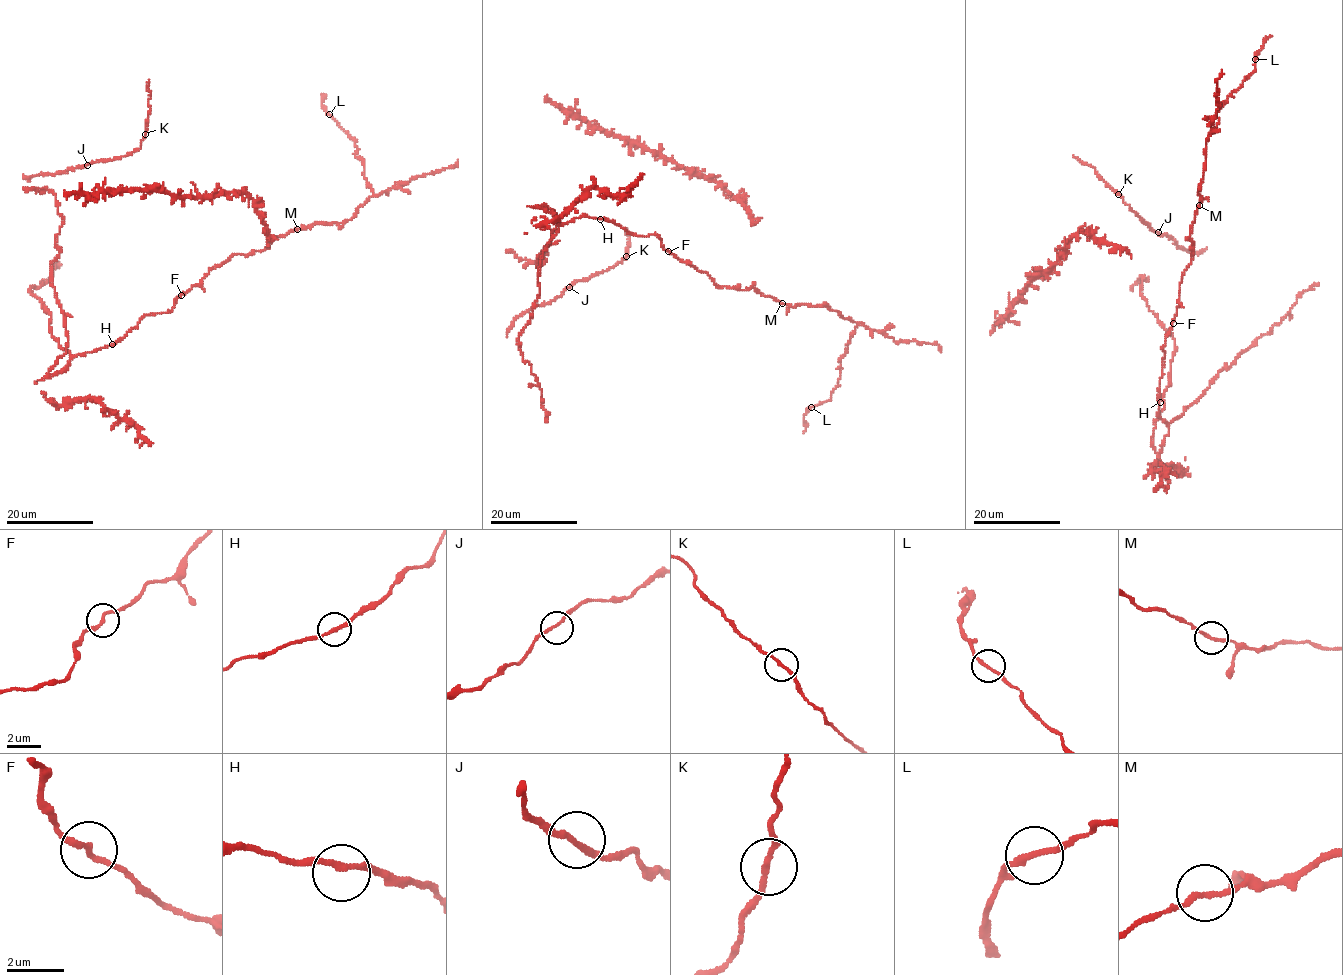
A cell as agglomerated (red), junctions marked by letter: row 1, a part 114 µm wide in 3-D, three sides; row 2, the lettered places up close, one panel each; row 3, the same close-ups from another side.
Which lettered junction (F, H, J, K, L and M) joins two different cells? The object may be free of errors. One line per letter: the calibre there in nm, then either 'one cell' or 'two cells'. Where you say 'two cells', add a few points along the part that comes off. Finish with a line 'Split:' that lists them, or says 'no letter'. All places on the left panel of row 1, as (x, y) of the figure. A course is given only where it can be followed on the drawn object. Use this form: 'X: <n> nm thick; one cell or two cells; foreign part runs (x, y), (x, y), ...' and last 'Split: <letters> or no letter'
F: 190 nm thick; one cell
H: 180 nm thick; one cell
J: 180 nm thick; one cell
K: 180 nm thick; one cell
L: 180 nm thick; one cell
M: 170 nm thick; one cell
Split: no letter

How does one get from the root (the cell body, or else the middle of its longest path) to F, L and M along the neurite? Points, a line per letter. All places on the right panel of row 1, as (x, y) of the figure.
F: (1158, 403), (1162, 346), (1173, 323)
L: (1158, 403), (1162, 346), (1193, 257), (1205, 144), (1218, 108), (1255, 70), (1255, 59)
M: (1158, 403), (1162, 346), (1177, 312), (1181, 275), (1193, 257), (1191, 227), (1199, 205)

